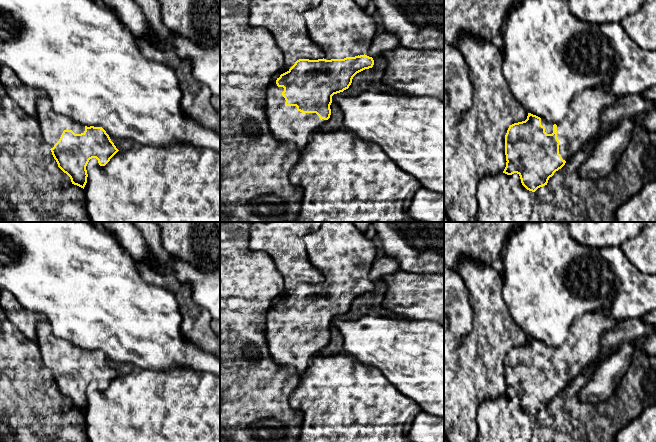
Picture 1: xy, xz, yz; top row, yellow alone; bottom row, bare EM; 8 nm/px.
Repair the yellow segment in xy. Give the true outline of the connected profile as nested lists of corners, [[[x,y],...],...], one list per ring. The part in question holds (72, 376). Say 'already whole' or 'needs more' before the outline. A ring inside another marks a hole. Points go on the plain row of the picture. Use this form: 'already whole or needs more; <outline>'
needs more; [[[47,321],[37,324],[36,334],[36,345],[44,367],[74,409],[84,413],[90,383],[96,382],[100,390],[105,390],[119,375],[102,351],[83,350],[54,337]]]

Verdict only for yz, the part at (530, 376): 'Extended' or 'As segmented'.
Extended

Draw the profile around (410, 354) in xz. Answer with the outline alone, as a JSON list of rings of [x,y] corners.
[[[367,312],[358,319],[332,320],[343,337],[342,351],[366,367],[377,369],[403,395],[415,402],[421,411],[444,417],[444,325],[431,320],[391,319]]]

